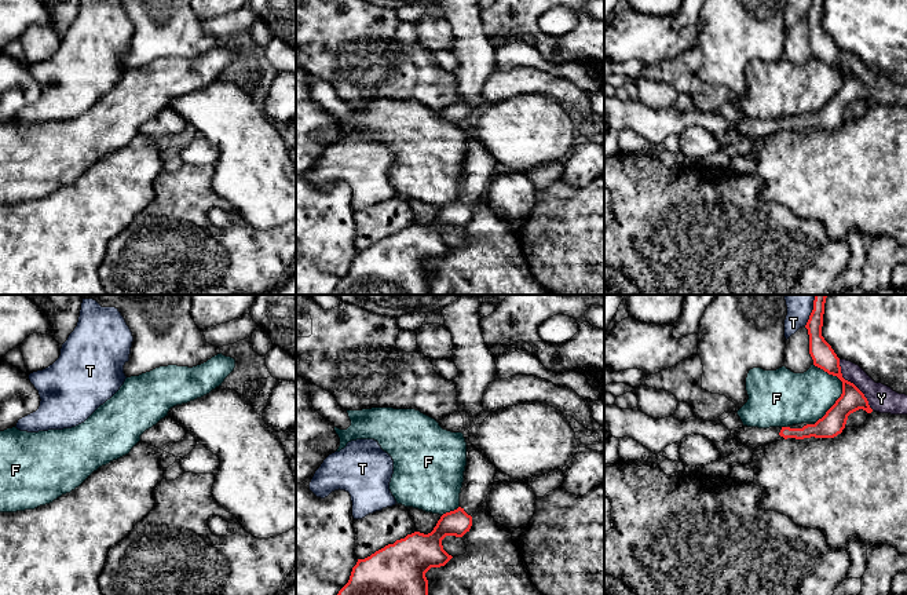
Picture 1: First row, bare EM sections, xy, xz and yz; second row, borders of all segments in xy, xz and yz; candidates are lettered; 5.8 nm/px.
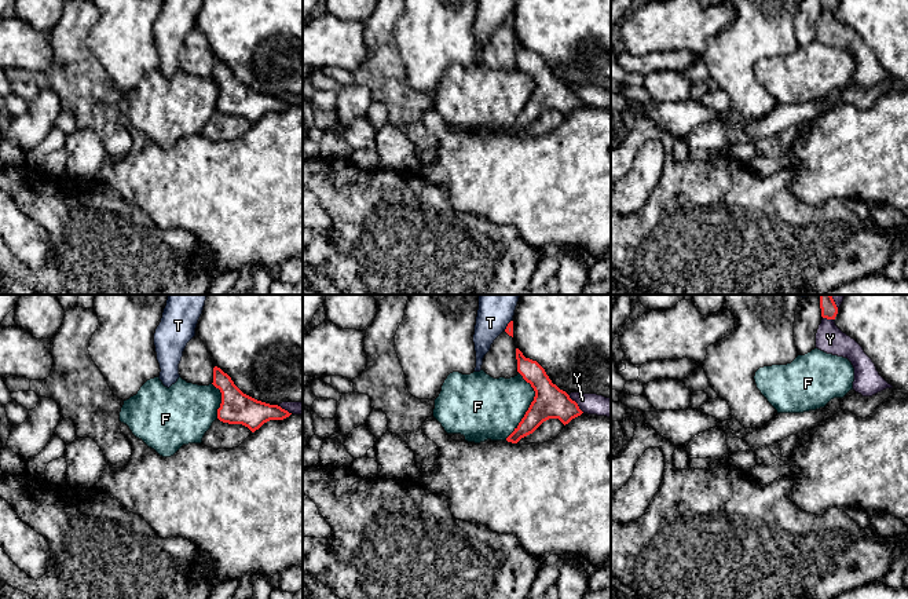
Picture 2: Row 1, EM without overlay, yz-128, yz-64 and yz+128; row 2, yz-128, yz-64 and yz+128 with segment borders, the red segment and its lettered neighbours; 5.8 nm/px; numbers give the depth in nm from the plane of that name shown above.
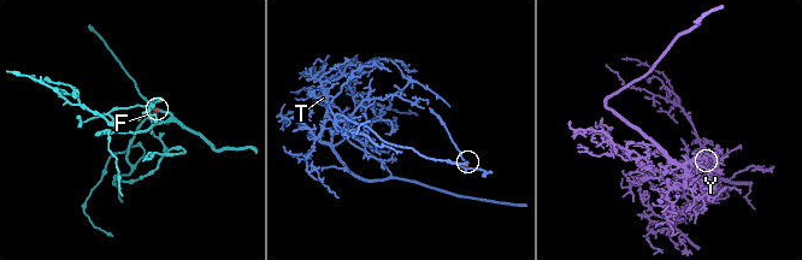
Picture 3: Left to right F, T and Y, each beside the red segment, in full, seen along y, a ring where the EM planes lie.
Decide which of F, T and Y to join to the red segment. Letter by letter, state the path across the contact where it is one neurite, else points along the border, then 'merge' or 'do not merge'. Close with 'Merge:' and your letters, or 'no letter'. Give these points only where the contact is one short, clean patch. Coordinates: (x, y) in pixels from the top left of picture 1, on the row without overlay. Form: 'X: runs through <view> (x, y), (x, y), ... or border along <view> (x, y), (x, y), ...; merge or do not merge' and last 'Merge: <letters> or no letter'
F: do not merge
T: do not merge
Y: do not merge
Merge: no letter

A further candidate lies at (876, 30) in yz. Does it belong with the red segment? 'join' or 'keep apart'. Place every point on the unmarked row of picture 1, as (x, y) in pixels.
keep apart

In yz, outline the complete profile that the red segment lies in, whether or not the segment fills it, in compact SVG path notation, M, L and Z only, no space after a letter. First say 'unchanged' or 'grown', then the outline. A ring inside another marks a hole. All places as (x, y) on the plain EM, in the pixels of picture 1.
grown | M813 0L805 17L809 26L809 45L815 58L842 73L841 88L816 114L769 120L743 117L735 124L736 138L746 136L754 140L787 129L834 129L842 124L851 105L859 101L867 105L873 103L864 85L853 74L842 69L840 50L822 28L823 6L824 0Z

